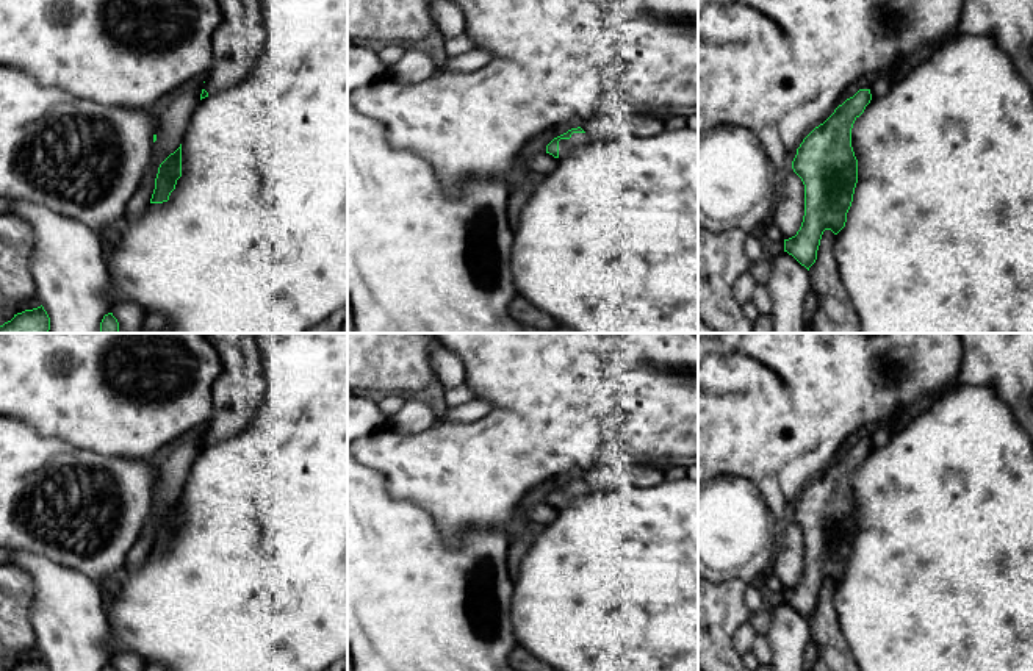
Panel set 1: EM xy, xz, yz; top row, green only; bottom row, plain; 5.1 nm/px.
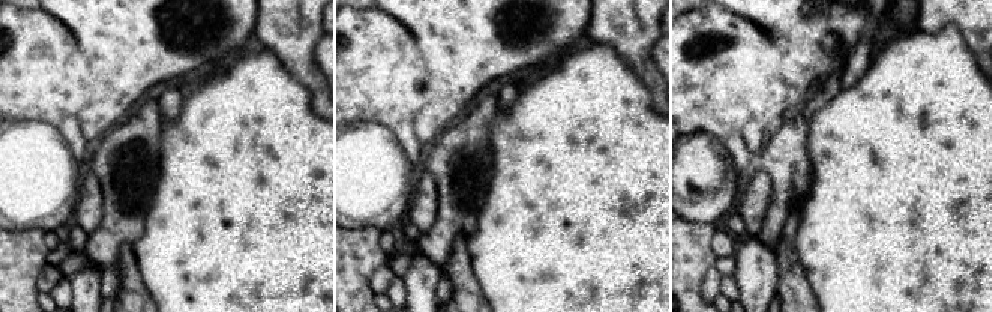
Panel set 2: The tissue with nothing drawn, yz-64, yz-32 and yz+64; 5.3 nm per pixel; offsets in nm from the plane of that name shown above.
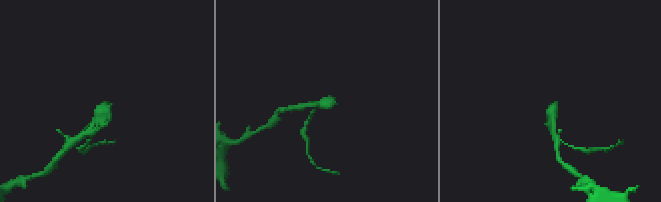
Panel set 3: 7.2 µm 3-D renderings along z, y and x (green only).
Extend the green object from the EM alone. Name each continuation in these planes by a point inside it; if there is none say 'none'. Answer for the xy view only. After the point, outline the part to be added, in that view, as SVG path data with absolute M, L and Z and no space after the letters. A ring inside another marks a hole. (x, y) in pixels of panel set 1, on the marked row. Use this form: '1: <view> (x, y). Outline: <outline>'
1: xy (238, 39). Outline: M218 0L222 22L213 33L214 64L203 89L208 95L246 78L265 47L265 22L260 0Z

